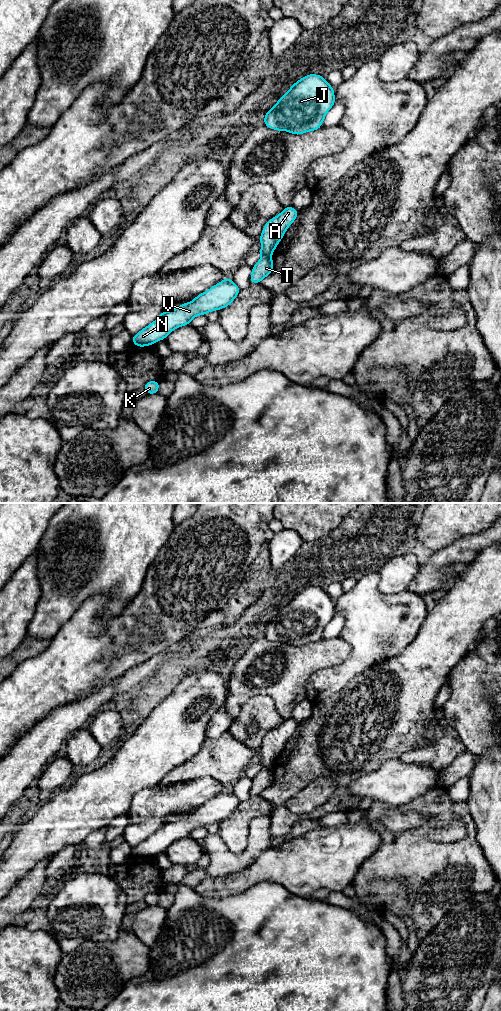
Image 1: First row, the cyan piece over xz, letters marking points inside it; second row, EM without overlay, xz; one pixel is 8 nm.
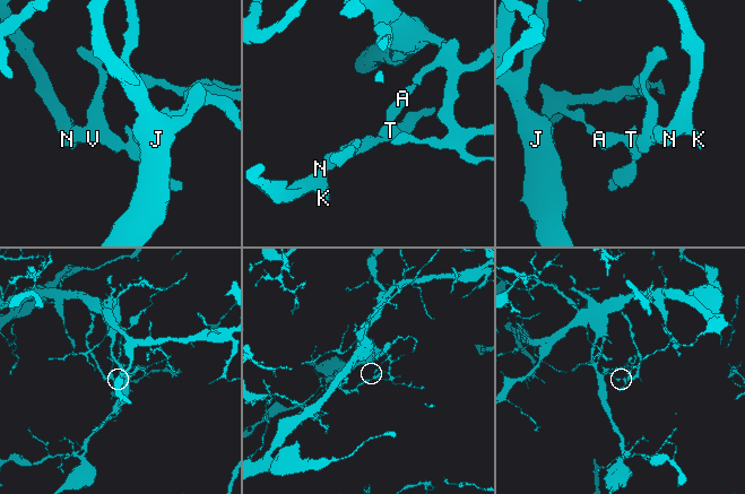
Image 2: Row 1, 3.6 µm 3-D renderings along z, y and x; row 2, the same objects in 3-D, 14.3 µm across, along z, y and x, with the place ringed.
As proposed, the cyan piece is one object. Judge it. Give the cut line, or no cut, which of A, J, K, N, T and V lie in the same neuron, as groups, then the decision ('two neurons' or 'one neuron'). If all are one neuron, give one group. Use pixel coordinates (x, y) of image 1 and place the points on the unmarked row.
xz (261, 767), (270, 768) | A J / K N T V | two neurons

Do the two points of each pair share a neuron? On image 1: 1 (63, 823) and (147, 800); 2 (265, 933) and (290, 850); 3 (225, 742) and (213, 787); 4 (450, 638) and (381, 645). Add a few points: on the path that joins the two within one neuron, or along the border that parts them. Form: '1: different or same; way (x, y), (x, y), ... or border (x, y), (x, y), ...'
1: different; border (146, 788), (133, 796), (130, 808), (125, 813)
2: different; border (256, 884), (261, 882), (279, 883), (300, 897)
3: different; border (192, 780), (211, 776), (228, 787)
4: different; border (423, 622), (416, 636), (393, 657)

